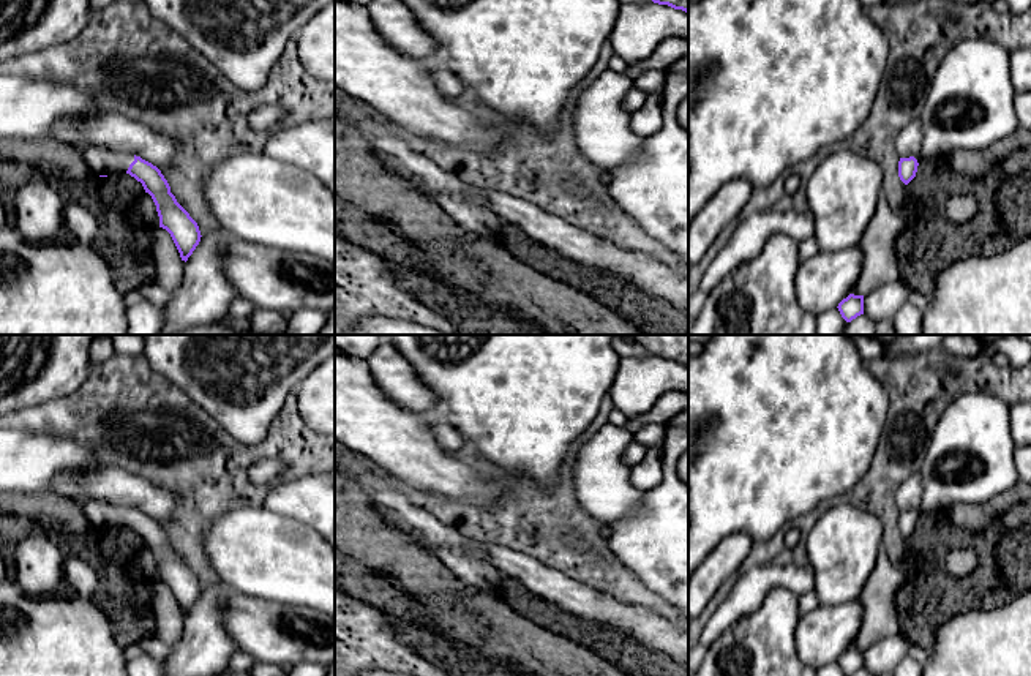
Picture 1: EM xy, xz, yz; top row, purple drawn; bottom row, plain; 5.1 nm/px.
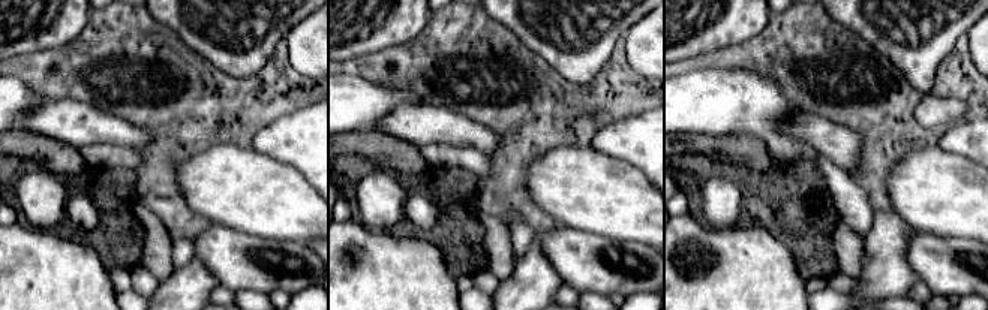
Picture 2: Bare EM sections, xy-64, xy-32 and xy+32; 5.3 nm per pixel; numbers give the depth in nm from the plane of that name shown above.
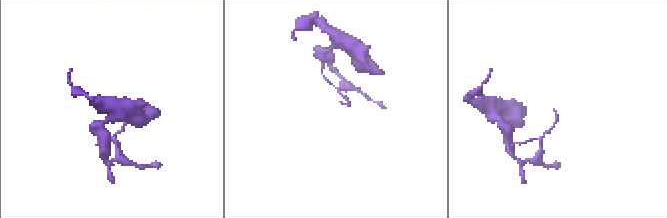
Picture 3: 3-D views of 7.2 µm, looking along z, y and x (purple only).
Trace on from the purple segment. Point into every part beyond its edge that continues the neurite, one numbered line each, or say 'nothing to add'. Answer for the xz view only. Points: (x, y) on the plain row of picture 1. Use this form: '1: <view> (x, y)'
nothing to add

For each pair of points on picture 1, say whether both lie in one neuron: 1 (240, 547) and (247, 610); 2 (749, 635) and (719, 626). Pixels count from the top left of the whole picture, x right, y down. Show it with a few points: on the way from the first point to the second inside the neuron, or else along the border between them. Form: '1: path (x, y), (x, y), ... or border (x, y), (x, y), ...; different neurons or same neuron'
1: border (231, 589), (281, 604); different neurons
2: border (758, 608), (731, 623), (706, 648); different neurons

